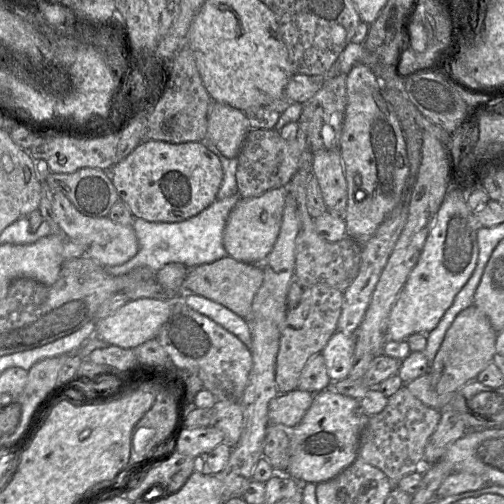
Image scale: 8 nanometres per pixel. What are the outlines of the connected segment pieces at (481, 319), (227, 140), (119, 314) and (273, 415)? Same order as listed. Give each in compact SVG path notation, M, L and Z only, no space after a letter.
M472 304L461 311L446 332L433 363L430 365L432 386L439 395L452 394L460 387L477 378L493 361L497 332L487 316Z
M212 101L207 115L206 138L227 158L237 157L251 130L245 113L227 104Z
M175 297L165 300L142 298L129 301L113 315L97 322L94 337L123 349L134 349L148 340L157 338L161 327L173 311L173 306L177 302L182 302L182 298Z
M298 389L278 394L269 403L269 425L283 424L289 428L295 427L312 405L313 399L313 393Z

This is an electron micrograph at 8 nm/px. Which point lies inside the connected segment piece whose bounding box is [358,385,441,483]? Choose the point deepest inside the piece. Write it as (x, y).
(394, 440)

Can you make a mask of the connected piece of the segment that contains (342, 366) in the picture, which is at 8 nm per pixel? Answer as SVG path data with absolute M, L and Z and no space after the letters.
M336 331L321 351L332 382L346 379L352 367L355 336Z

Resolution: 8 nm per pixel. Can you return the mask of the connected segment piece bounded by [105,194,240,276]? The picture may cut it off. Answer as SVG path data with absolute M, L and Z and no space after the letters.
M239 194L216 199L197 215L181 222L149 222L135 218L132 226L139 245L137 254L121 265L105 268L113 276L121 276L137 267L148 267L157 272L168 263L181 263L187 268L193 268L225 257L227 253L223 245L223 232L229 213L239 199Z

